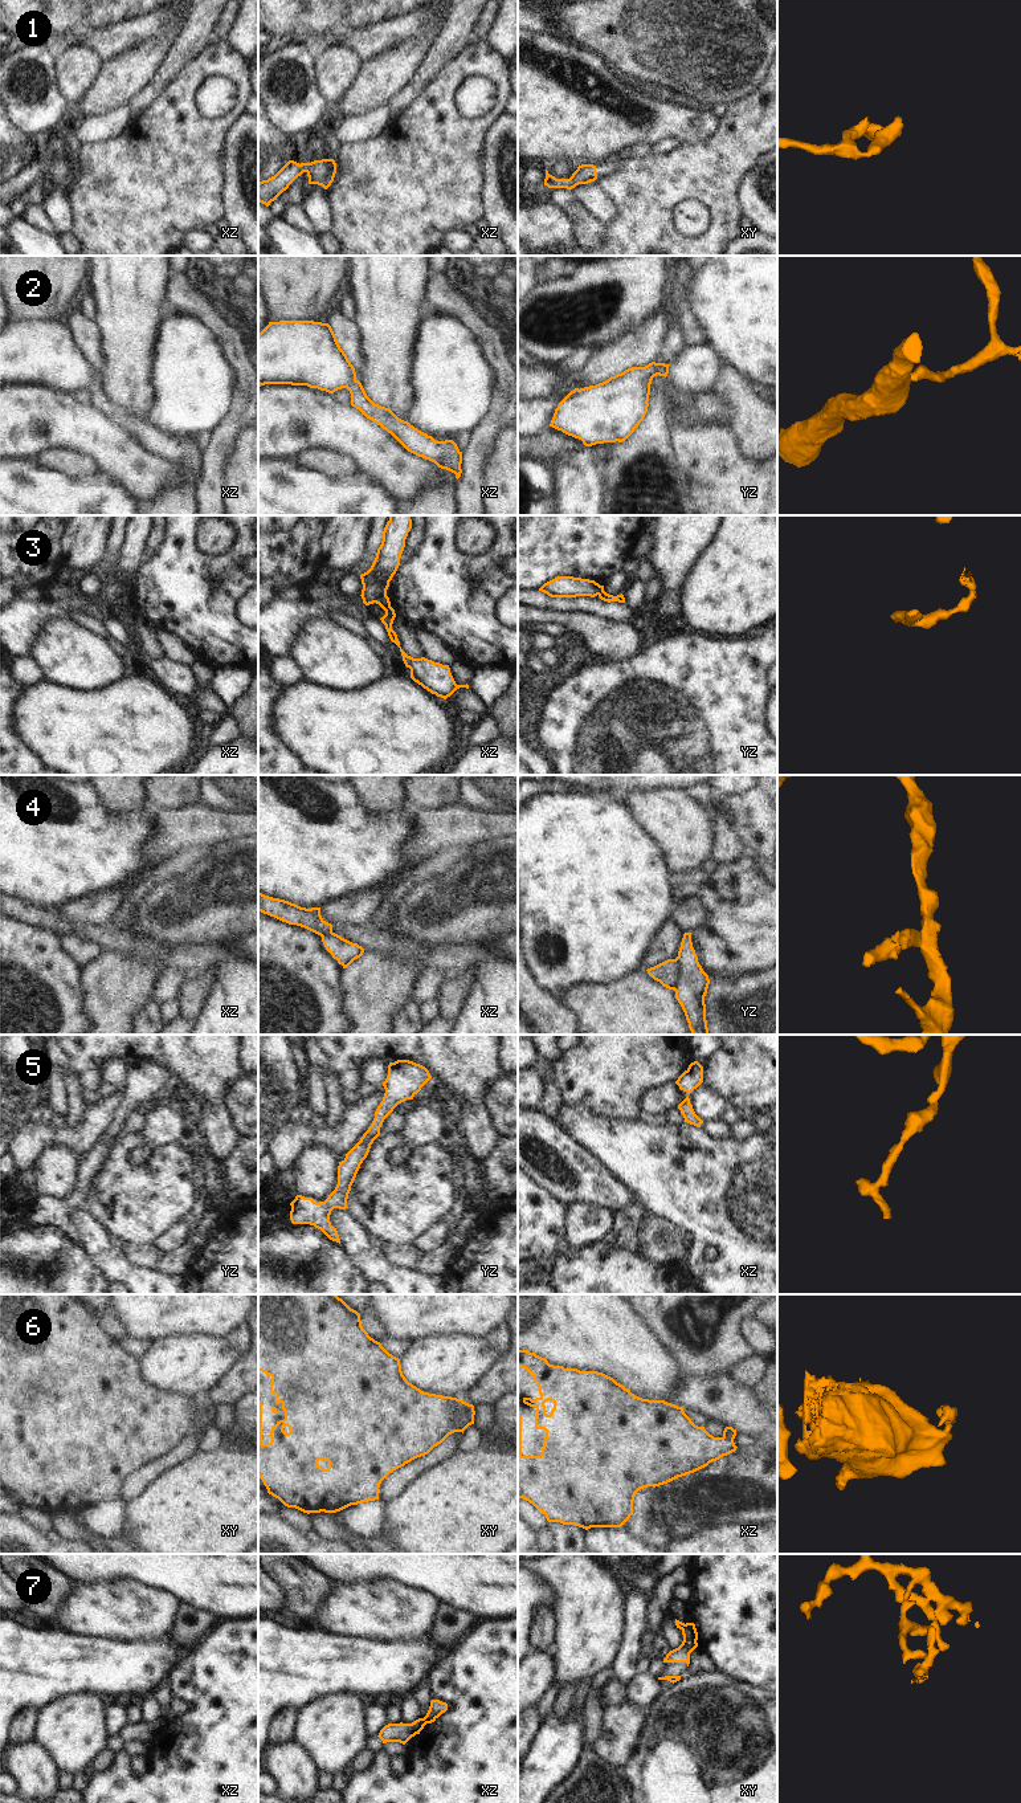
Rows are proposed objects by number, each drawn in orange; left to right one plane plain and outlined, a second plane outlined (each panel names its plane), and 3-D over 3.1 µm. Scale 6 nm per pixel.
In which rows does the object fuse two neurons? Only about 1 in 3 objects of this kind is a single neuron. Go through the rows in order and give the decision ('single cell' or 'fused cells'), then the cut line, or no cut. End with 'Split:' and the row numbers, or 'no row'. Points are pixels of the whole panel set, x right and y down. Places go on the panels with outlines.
1: single cell; cut none
2: single cell; cut none
3: fused cells; cut xz (386, 594), (374, 602)
4: fused cells; cut yz (676, 959), (676, 984), (672, 988)
5: single cell; cut none
6: fused cells; cut xz (723, 1435), (732, 1440)
7: fused cells; cut xz (423, 1718), (428, 1722)
Split: 3, 4, 6, 7

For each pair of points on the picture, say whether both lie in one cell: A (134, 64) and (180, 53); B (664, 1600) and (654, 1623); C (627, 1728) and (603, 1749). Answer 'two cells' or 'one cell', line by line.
A: two cells
B: one cell
C: one cell

